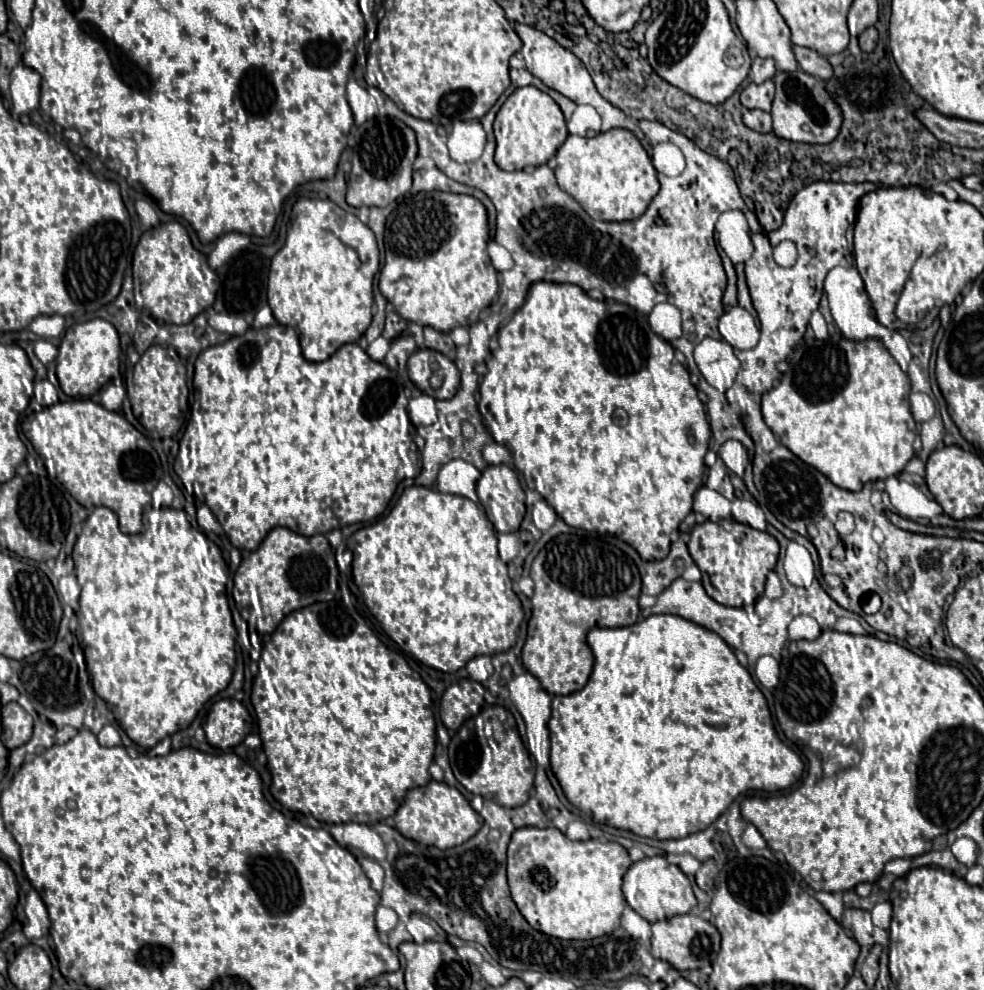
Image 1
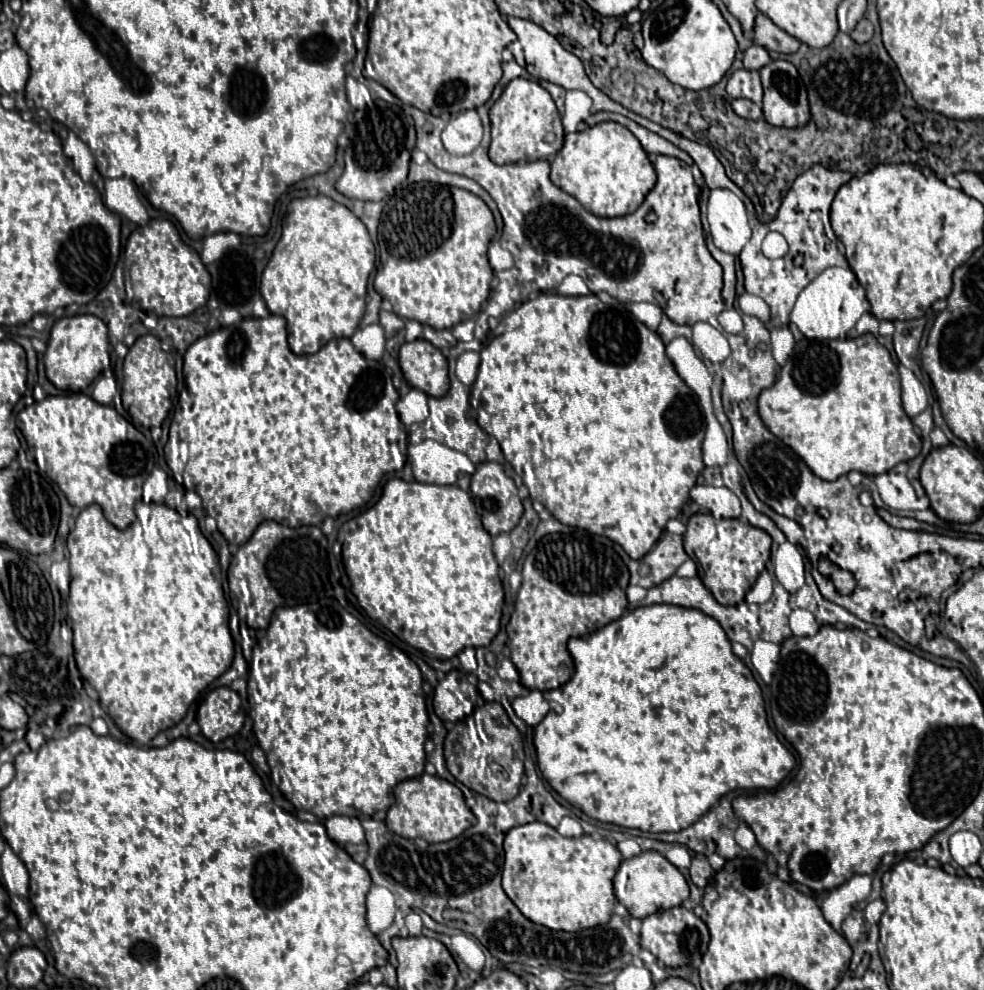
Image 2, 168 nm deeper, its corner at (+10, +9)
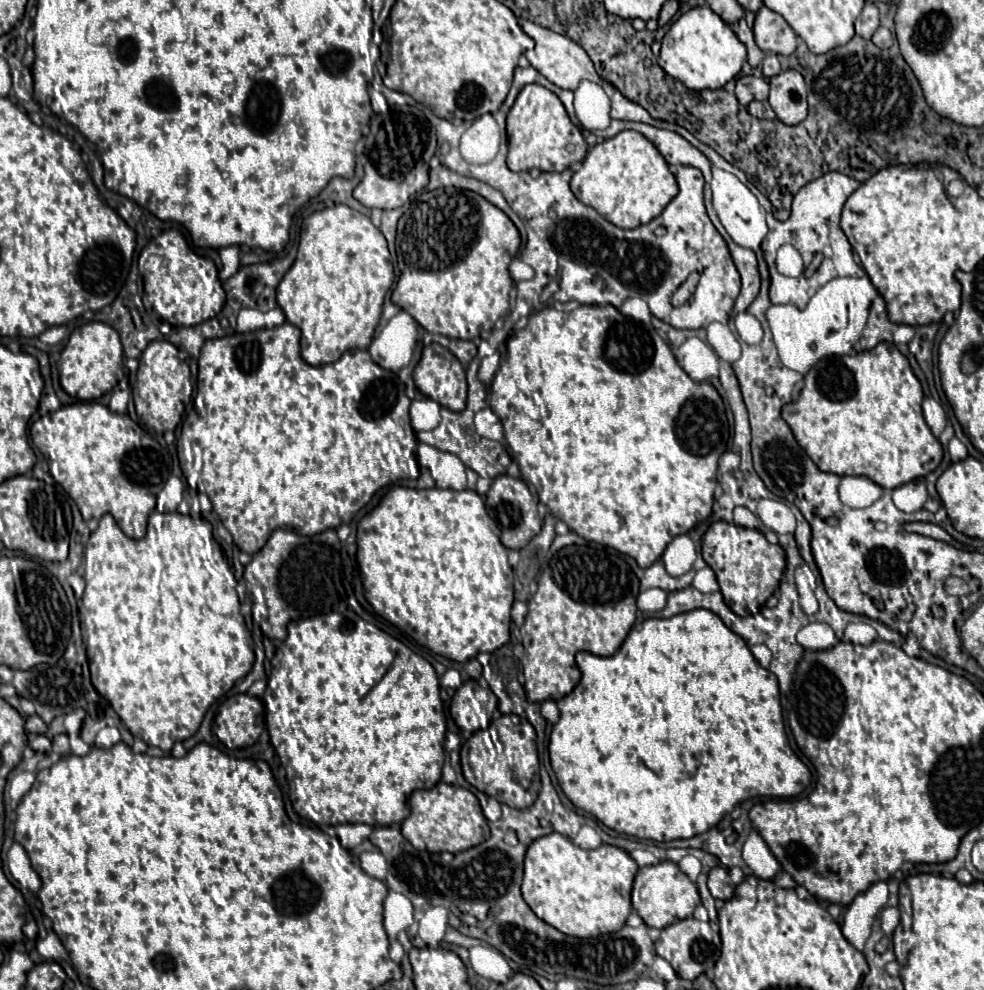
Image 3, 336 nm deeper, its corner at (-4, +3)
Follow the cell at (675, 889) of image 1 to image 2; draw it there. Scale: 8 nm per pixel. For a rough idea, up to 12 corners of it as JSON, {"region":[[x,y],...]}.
{"region":[[658,851],[624,859],[616,899],[644,919],[682,905],[684,875]]}

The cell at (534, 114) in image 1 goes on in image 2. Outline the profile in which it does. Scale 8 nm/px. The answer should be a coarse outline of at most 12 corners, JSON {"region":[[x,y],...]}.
{"region":[[512,79],[490,107],[498,165],[554,155],[564,127],[550,93]]}

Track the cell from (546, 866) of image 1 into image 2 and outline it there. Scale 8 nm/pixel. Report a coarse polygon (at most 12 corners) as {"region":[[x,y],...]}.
{"region":[[534,821],[506,833],[502,887],[556,931],[608,923],[616,845]]}

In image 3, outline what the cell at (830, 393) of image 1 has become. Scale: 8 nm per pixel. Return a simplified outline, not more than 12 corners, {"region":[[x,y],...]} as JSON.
{"region":[[892,343],[828,357],[782,409],[820,471],[882,489],[942,445]]}

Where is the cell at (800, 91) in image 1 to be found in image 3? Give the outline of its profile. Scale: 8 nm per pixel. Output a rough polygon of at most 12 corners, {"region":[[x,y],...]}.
{"region":[[788,69],[770,79],[768,97],[786,125],[806,113],[806,85]]}

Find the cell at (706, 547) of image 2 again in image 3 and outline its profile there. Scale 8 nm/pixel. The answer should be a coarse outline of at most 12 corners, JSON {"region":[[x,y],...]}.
{"region":[[710,525],[702,557],[726,605],[755,615],[786,567],[758,529]]}

